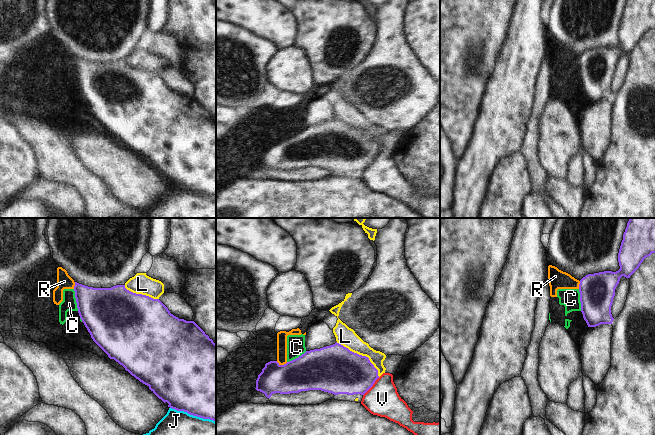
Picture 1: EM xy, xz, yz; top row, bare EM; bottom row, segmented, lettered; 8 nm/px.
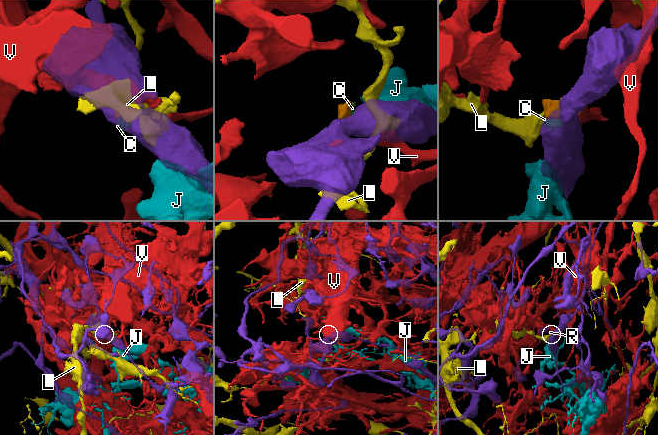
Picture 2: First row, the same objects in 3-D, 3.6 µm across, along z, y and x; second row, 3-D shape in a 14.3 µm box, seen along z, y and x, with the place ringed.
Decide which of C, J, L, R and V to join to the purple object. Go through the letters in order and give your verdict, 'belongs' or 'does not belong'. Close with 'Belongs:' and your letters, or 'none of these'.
C: belongs
J: does not belong
L: does not belong
R: does not belong
V: does not belong
Belongs: C

